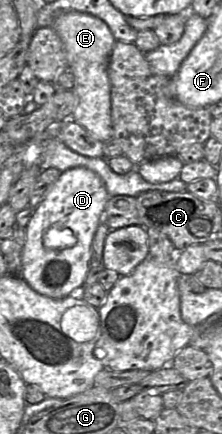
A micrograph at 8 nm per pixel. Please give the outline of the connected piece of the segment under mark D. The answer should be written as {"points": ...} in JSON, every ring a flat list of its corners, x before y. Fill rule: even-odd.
{"points":[[75,167,61,173,26,226,20,276,34,291,64,298,83,286,90,269,92,241,109,198,102,179,92,170]]}

